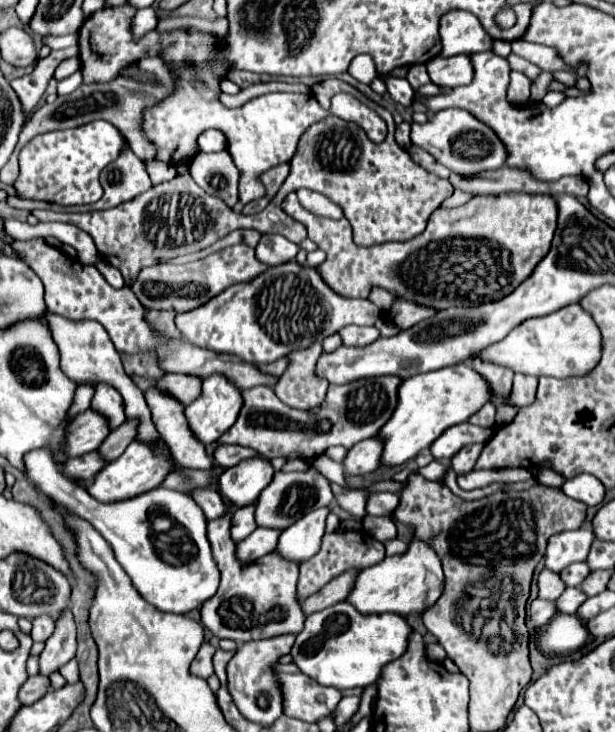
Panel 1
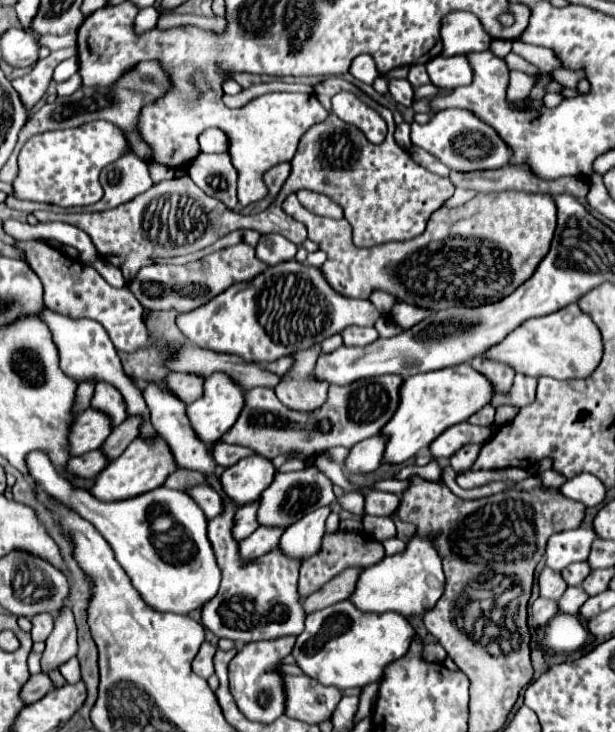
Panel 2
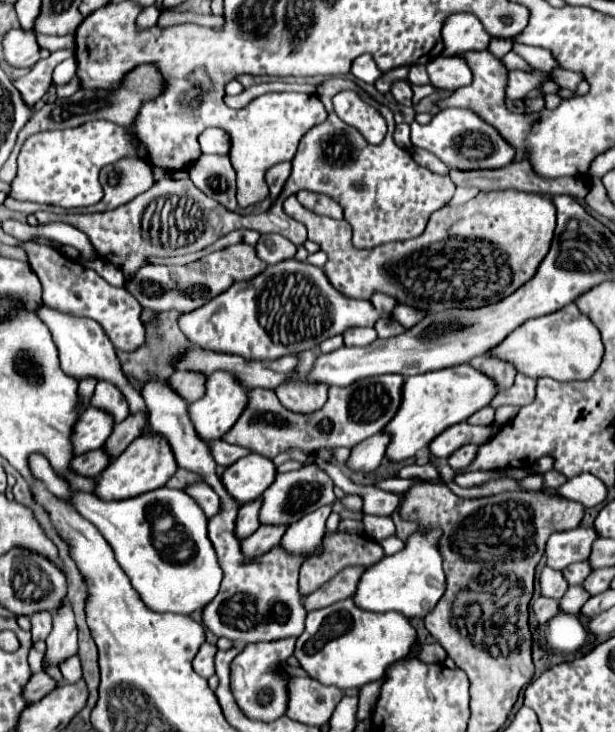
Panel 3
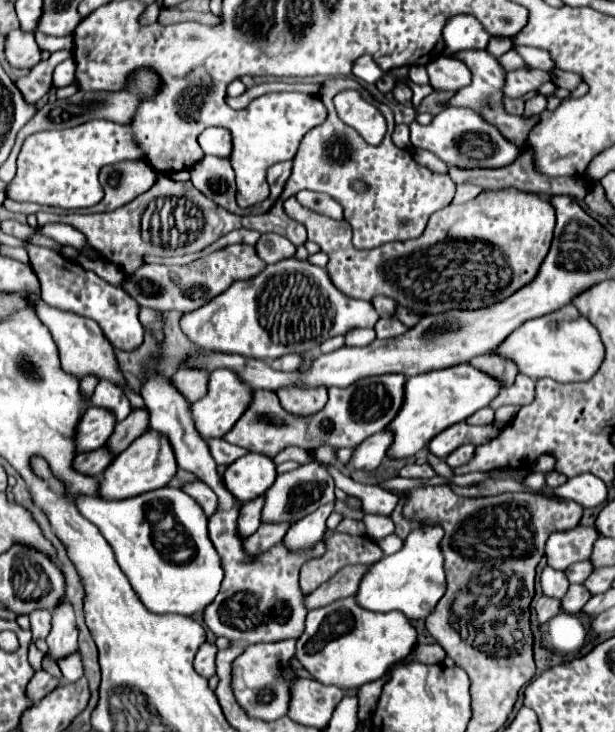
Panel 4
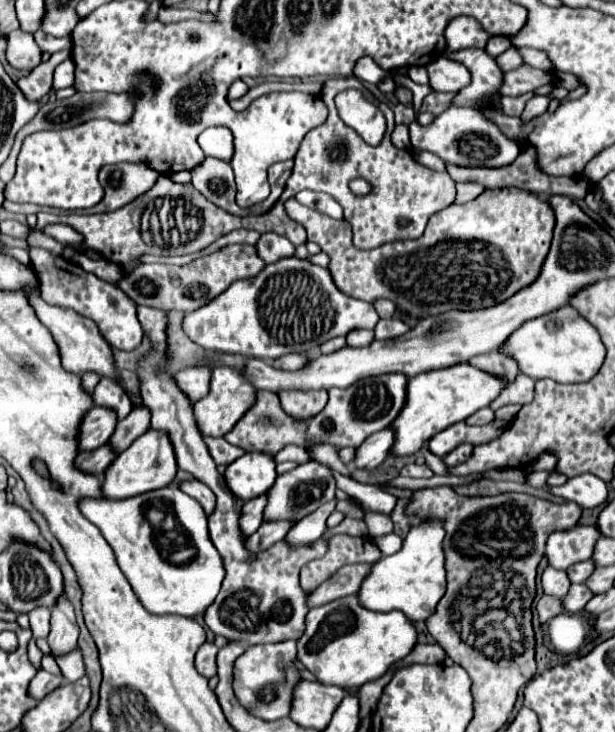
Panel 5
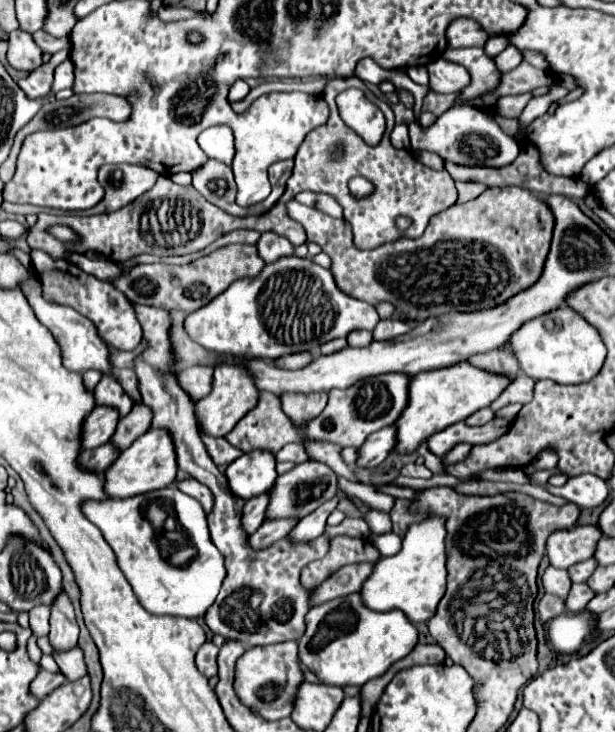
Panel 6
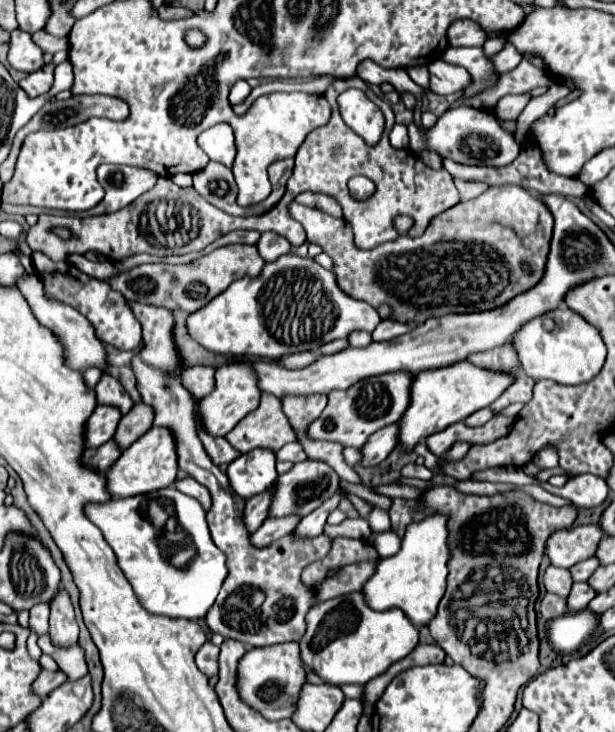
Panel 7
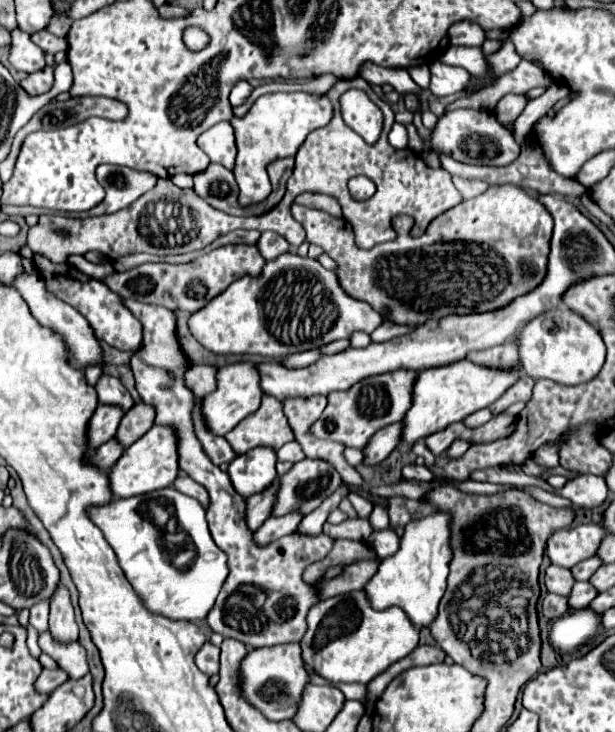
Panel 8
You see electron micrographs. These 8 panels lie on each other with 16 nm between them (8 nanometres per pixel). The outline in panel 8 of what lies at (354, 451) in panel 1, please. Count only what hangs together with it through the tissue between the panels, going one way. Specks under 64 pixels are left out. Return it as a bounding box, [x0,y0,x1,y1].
[364,422,404,464]

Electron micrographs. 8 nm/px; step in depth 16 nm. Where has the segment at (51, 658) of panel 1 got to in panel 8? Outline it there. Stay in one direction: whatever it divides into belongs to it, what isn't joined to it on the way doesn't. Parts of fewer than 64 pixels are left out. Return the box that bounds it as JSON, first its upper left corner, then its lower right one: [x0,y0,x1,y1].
[50,584,78,642]

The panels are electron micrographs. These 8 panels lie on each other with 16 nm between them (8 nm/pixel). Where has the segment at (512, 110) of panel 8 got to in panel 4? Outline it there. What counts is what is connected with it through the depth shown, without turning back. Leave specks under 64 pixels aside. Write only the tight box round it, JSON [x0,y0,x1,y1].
[502,91,539,114]

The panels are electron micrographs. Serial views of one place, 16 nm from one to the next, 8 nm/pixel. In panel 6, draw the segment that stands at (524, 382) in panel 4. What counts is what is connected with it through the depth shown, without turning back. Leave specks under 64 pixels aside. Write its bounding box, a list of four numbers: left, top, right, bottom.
[504,372,534,406]

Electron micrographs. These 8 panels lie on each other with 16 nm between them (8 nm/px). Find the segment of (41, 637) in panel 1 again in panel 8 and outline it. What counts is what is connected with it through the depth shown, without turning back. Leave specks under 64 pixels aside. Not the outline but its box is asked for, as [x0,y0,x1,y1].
[30,600,48,632]

